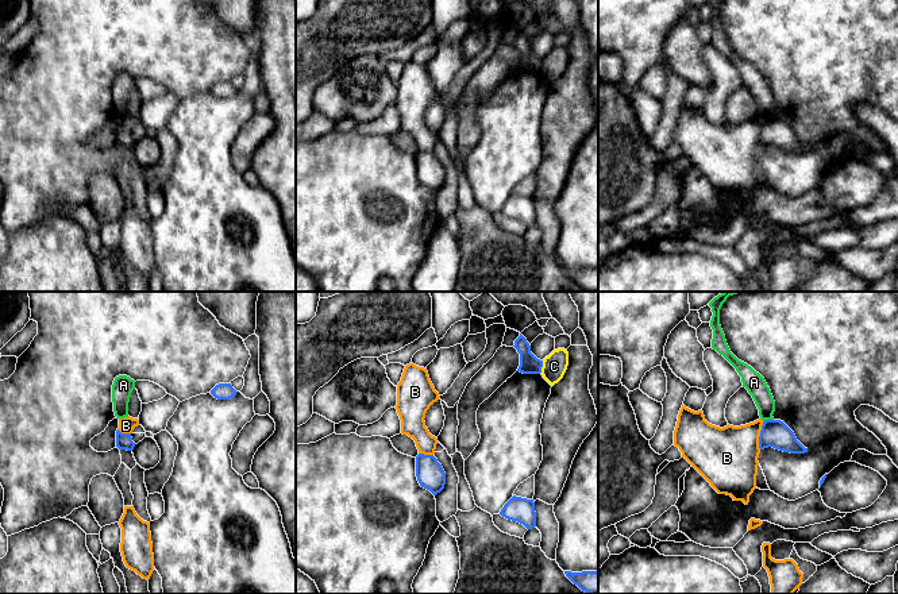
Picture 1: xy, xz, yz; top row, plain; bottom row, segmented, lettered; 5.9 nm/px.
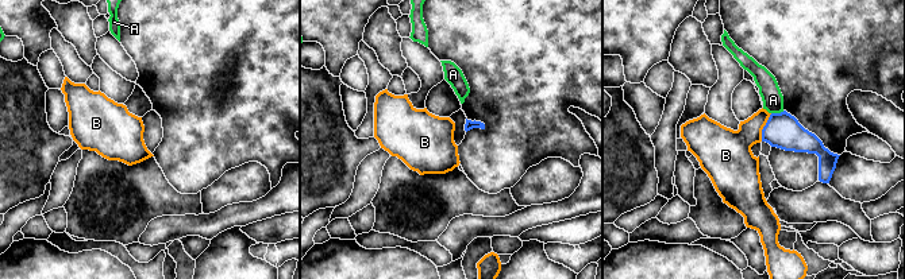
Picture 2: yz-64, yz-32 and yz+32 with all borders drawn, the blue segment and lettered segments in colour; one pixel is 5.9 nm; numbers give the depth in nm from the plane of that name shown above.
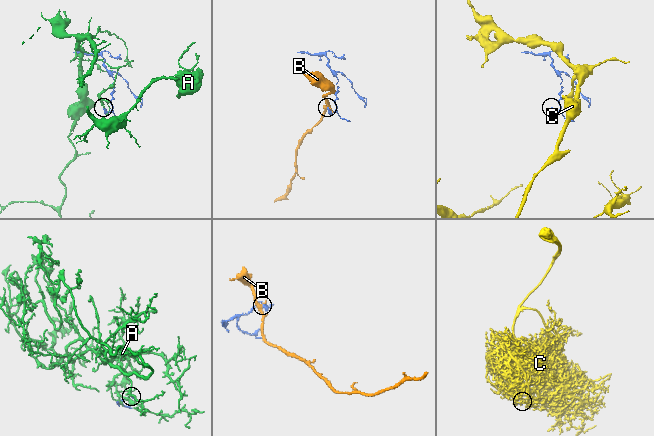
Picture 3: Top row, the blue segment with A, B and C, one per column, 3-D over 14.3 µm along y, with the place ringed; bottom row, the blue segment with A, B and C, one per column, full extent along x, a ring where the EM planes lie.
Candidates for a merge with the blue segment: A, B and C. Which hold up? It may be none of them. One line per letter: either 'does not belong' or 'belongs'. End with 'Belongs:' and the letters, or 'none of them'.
A: does not belong
B: does not belong
C: does not belong
Belongs: none of them

